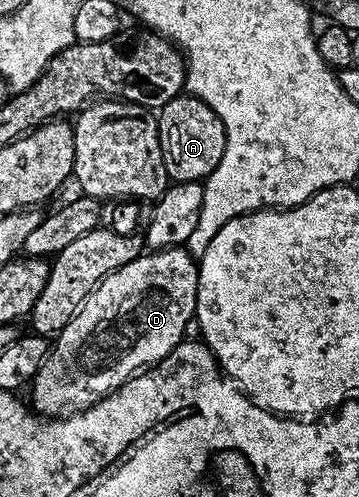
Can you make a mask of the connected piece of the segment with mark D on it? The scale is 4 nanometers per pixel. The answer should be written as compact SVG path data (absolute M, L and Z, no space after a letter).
M180 246L146 251L127 262L127 266L119 266L119 270L107 274L103 282L99 282L99 286L87 294L71 322L67 322L67 326L57 333L47 358L33 375L28 389L32 411L46 418L61 418L66 414L84 412L138 372L167 358L167 354L171 354L171 350L175 350L175 346L186 339L187 322L195 318L197 266L198 261L188 247Z

